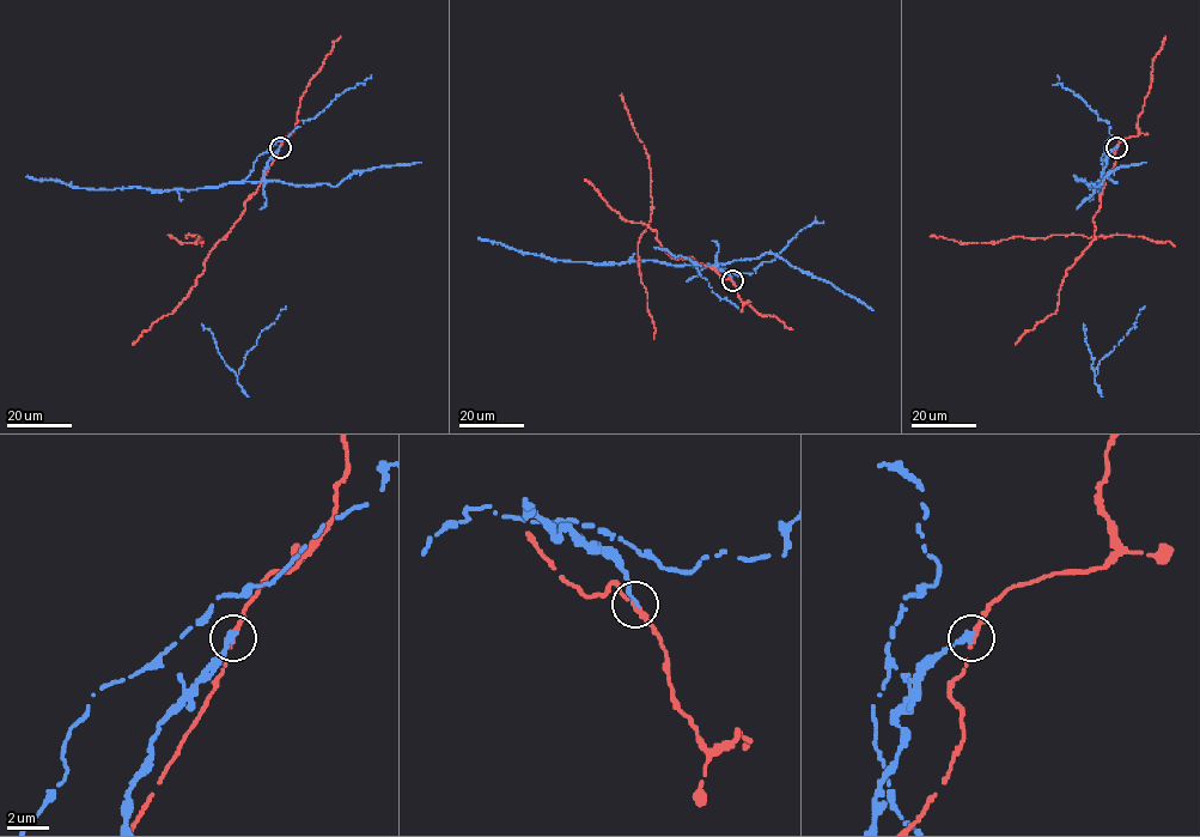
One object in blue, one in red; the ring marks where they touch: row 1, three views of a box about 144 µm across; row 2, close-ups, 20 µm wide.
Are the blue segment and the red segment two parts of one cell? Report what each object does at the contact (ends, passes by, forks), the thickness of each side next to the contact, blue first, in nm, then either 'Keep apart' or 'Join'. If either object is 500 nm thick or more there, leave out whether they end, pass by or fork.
At the ring blue ends. At the ring red passes by. Thickness 400 nm (blue) against 190 nm. Keep apart

